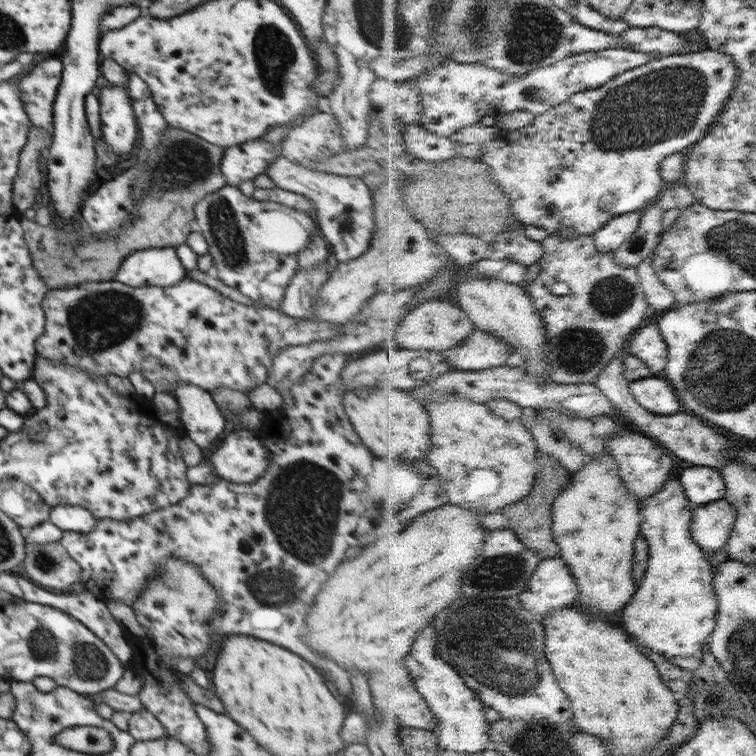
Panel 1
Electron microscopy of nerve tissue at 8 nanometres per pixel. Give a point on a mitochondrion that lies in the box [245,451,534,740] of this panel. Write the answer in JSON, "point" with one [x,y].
{"point":[500,574]}

